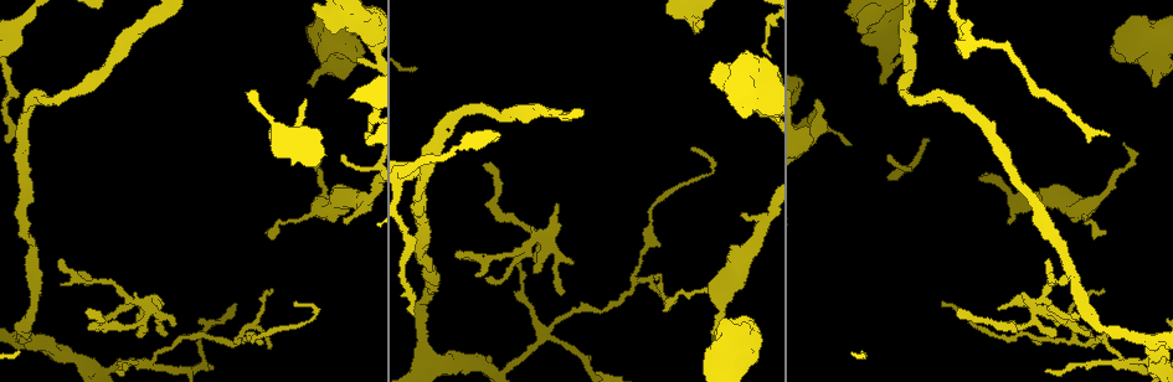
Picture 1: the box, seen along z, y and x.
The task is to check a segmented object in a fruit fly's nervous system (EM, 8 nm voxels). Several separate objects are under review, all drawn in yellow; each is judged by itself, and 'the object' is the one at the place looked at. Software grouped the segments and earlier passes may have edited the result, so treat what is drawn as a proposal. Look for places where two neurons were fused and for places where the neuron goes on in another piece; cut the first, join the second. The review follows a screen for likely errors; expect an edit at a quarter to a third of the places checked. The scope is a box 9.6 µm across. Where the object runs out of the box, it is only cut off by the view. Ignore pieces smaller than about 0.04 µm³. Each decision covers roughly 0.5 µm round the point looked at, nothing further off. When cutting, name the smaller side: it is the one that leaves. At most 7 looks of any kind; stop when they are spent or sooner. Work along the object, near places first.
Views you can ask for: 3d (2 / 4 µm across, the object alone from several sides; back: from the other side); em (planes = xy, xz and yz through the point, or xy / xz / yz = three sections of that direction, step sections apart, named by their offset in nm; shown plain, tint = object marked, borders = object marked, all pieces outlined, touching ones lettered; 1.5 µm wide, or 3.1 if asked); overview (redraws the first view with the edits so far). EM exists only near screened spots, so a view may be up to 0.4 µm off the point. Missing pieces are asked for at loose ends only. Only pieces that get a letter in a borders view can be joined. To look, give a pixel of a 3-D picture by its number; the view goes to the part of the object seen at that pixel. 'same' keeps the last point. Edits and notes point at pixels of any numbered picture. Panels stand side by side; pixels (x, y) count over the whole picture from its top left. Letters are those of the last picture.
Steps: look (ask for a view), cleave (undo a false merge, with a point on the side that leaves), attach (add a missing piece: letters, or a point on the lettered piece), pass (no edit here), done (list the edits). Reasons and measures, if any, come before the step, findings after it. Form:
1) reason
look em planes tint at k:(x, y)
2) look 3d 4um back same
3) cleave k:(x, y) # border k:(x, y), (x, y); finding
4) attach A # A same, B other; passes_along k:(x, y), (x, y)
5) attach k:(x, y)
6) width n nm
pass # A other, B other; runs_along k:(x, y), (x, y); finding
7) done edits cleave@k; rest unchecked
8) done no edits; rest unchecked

stops while still wide
look 3d 2um at 1:(1153, 87)

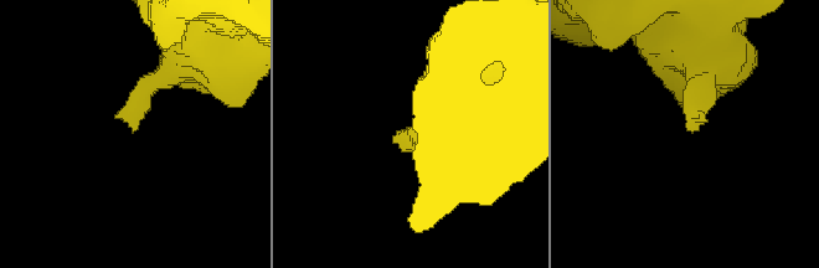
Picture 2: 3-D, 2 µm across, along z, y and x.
now the EM
look em planes plain at 2:(406, 132)

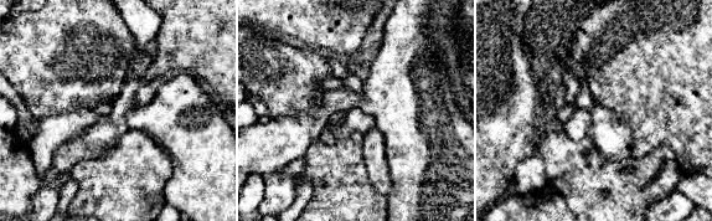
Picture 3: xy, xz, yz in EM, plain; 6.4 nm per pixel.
what lies round it
look em planes borders same

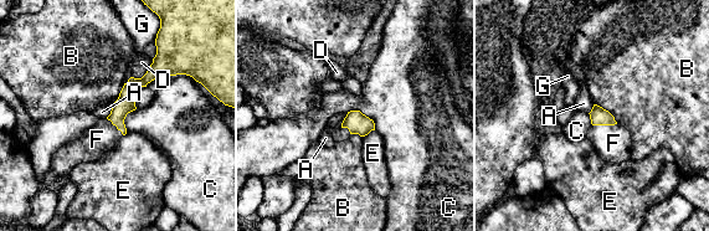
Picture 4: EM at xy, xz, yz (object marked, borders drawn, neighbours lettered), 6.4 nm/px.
longest_contact C 220 nm
attach F # A other, B other, C other, D other, E other, F same, G other; passes_along 4:(599, 116), (604, 124), (614, 143); the neuron continues

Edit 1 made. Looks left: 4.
look em planes borders at 1:(86, 311)

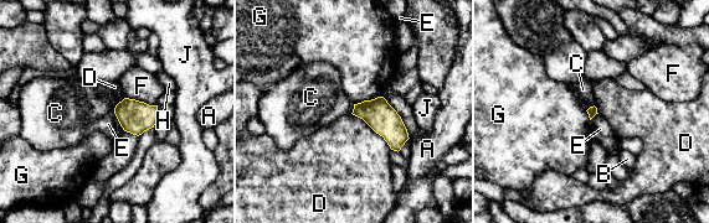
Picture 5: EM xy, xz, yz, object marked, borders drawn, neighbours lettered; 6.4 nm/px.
pass # A other, B other, C other, D other, E other, F other, G other, H other, J other; border 5:(354, 104), (350, 113); no lettered piece goes on from it

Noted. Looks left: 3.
look em yz step 8 borders at 1:(539, 339)

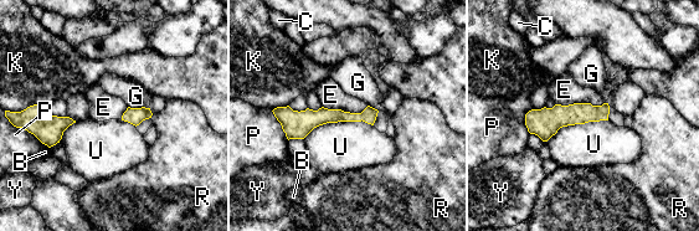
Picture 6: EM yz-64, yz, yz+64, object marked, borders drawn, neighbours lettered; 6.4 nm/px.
pass # B other, C other, E other, G other, K other, P other, R other, U other, Y other; border 6:(605, 102), (601, 104), (556, 104); continuous, no second neuron

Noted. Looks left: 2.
done edits attach@4; rest unchecked

